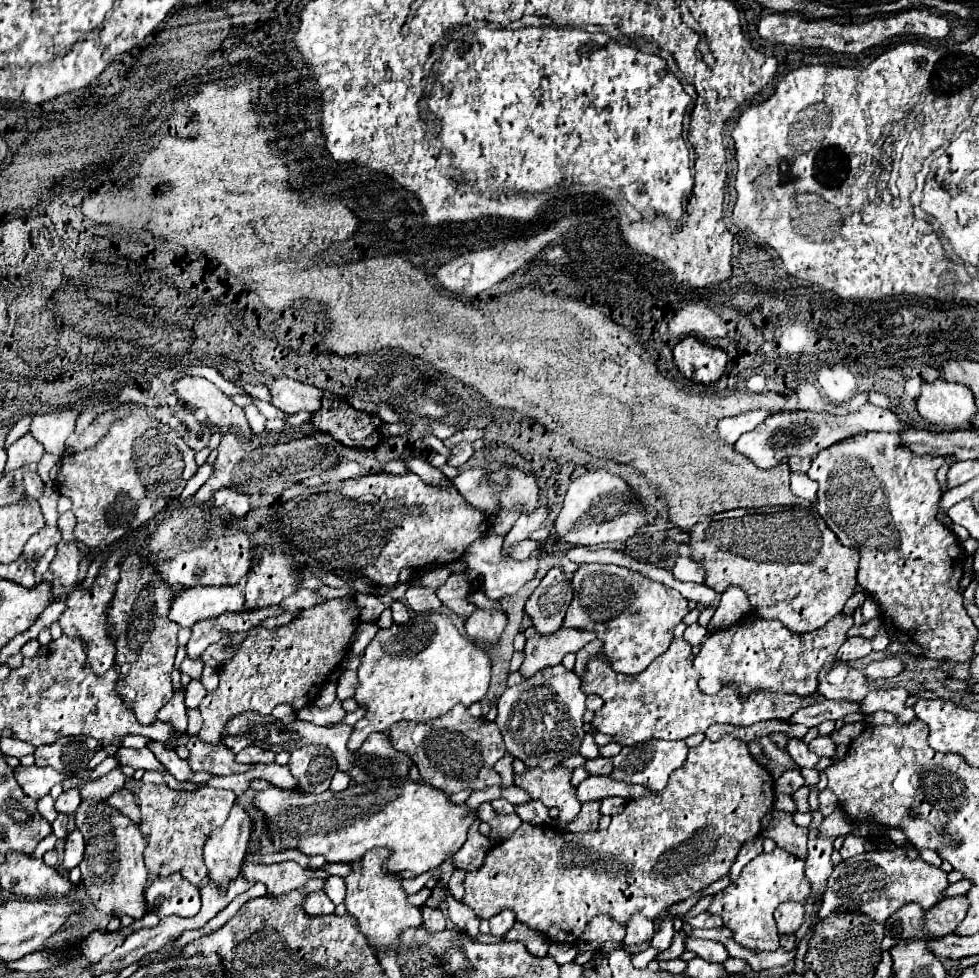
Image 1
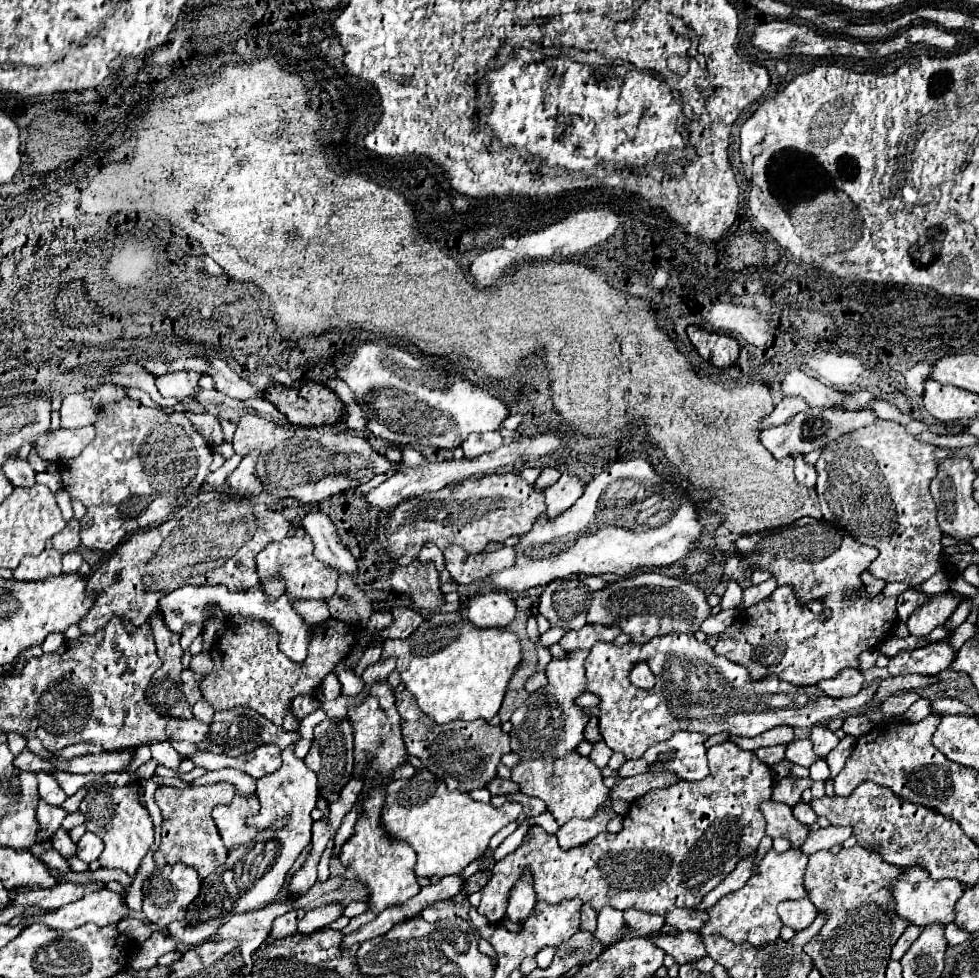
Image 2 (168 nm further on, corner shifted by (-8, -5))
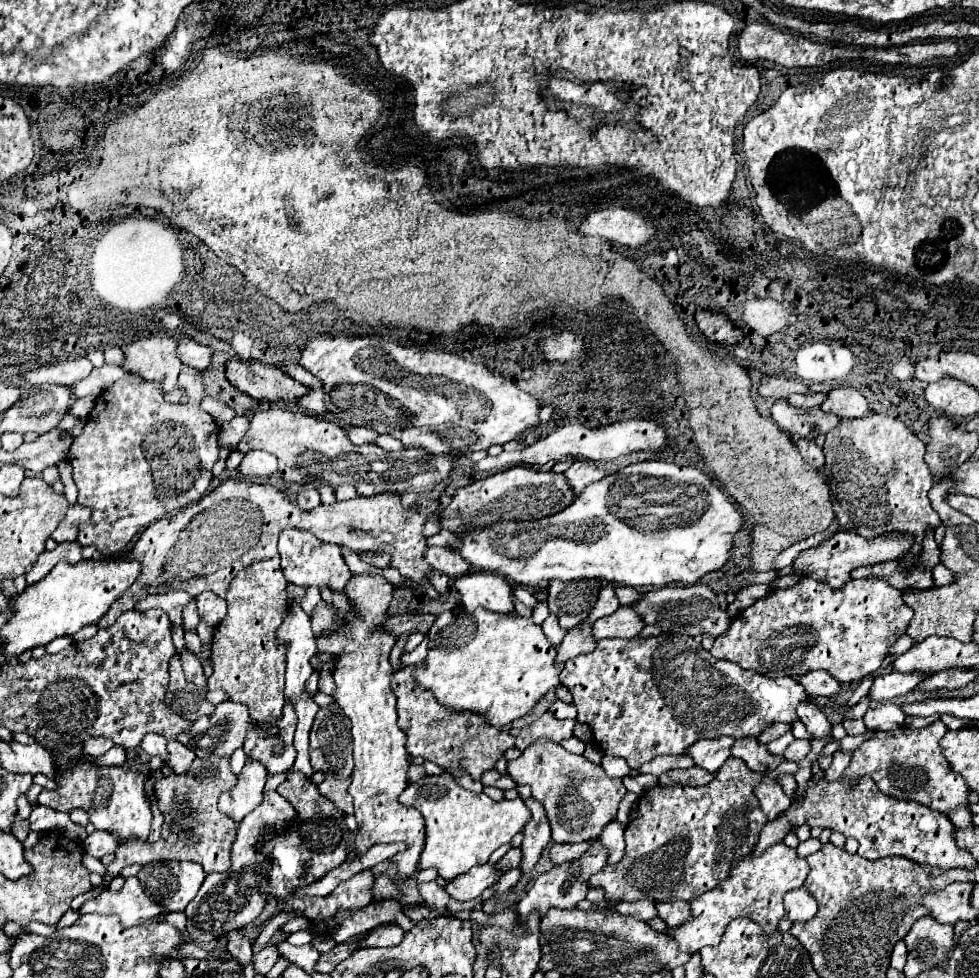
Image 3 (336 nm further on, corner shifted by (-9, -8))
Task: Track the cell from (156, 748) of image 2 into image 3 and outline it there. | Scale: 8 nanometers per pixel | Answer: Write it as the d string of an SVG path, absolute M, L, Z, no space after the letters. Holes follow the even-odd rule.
M146 734L140 748L148 754L148 756L158 756L162 760L168 758L168 750L166 750L166 738L158 736L158 734Z

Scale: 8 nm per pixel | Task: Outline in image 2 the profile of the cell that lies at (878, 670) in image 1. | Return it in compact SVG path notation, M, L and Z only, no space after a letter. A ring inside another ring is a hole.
M947 637L913 651L899 651L893 659L889 659L887 669L891 675L937 675L943 669L949 669L955 657L957 651L951 647Z

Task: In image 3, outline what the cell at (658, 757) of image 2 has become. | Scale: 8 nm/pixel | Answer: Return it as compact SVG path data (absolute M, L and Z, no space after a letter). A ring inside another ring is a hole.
M720 736L720 738L712 738L712 740L698 740L686 750L686 754L694 760L696 766L714 774L722 766L722 762L730 756L732 742L734 742L734 738L730 738L730 736Z

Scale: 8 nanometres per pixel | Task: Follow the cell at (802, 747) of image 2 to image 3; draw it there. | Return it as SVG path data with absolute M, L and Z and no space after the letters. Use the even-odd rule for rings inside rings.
M794 740L788 750L784 752L784 758L790 762L800 762L810 754L810 740Z

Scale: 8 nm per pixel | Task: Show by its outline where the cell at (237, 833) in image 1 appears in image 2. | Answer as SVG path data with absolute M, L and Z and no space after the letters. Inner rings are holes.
M257 793L251 795L235 795L229 805L217 805L213 809L213 819L219 827L223 843L227 849L233 849L239 843L253 841L257 831L245 825L245 819L259 813Z

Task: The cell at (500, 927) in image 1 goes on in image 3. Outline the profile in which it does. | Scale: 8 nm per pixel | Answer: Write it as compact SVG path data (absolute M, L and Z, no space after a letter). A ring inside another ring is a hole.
M534 798L526 800L525 804L530 808L532 816L530 816L526 828L522 830L522 834L524 834L524 840L522 840L522 846L520 846L522 848L522 862L520 862L522 878L512 888L514 896L524 896L526 894L526 888L534 880L536 862L538 862L542 850L550 842L550 824L548 824L548 818L544 814L542 804L538 800L534 800Z

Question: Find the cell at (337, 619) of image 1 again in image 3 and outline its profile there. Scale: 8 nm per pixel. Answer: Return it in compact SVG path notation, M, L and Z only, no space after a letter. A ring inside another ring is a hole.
M268 558L244 568L230 584L226 602L228 614L216 626L210 660L214 672L208 680L208 690L224 690L230 702L248 706L250 718L274 726L282 718L284 708L284 648L276 646L276 626L284 620L287 580L280 570L280 558Z

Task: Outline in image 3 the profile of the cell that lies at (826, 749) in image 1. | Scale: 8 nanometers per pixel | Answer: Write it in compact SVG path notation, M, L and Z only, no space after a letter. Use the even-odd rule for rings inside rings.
M804 702L798 706L798 716L804 722L806 730L812 734L812 740L832 738L832 724L828 722L828 718L818 706Z

